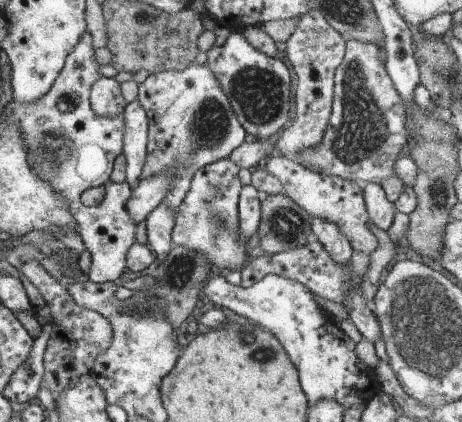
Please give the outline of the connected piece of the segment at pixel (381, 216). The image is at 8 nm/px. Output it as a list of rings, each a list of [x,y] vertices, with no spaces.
[[[362,183],[366,204],[371,222],[387,231],[396,216],[397,208],[394,203],[388,200],[385,190],[376,183]]]

